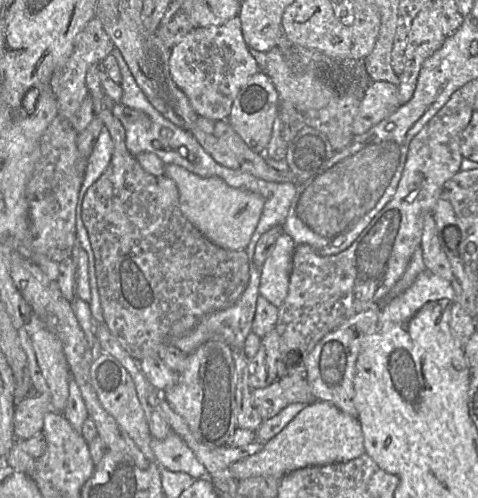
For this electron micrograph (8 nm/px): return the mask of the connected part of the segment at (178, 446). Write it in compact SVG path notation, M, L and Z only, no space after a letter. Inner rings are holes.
M173 432L164 439L152 438L151 449L156 462L169 471L184 472L196 480L207 476L204 465L183 439Z

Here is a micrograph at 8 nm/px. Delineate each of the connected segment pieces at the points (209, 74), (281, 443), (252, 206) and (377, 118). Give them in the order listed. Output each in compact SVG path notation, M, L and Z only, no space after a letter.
M234 16L220 26L194 27L170 50L169 69L173 81L187 96L195 112L212 120L226 119L239 89L252 75L262 70L243 38L241 20L238 16Z
M316 400L309 404L275 437L254 455L229 466L237 481L257 476L282 478L288 473L311 466L344 463L365 454L361 425L333 404Z
M165 164L165 175L171 178L178 188L179 206L183 215L203 236L224 249L246 249L263 210L264 199L262 196L249 190L230 187L218 177L200 177L177 164Z
M386 81L372 82L366 89L353 120L353 135L361 135L390 116L400 106L397 86Z

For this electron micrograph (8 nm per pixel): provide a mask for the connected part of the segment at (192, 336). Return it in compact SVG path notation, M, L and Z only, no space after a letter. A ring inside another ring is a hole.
M251 263L249 283L243 294L234 305L223 310L206 314L193 330L178 338L170 340L168 345L178 348L186 354L190 354L204 342L215 339L224 342L230 347L230 349L242 350L245 340L251 332L251 326L256 311L256 303L258 297L260 296L260 269L261 266L256 267Z

